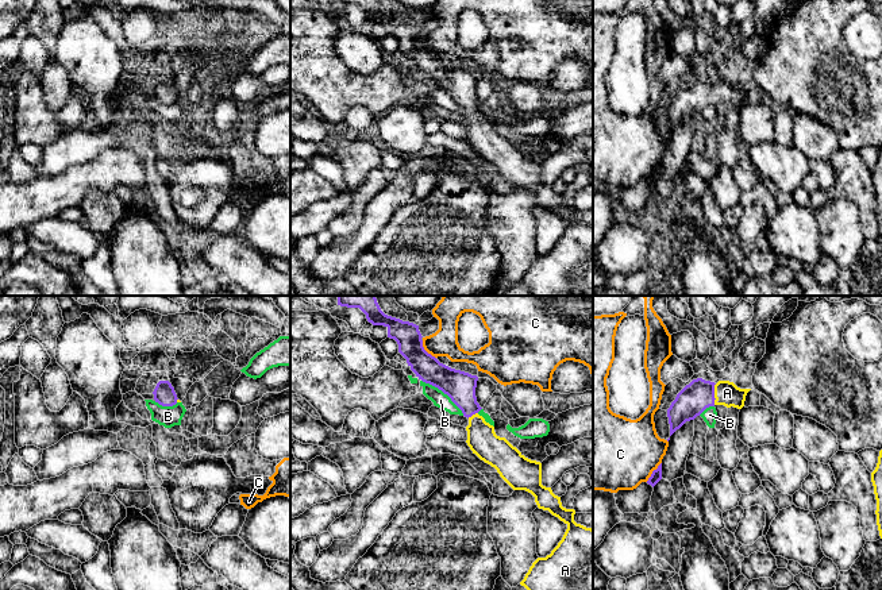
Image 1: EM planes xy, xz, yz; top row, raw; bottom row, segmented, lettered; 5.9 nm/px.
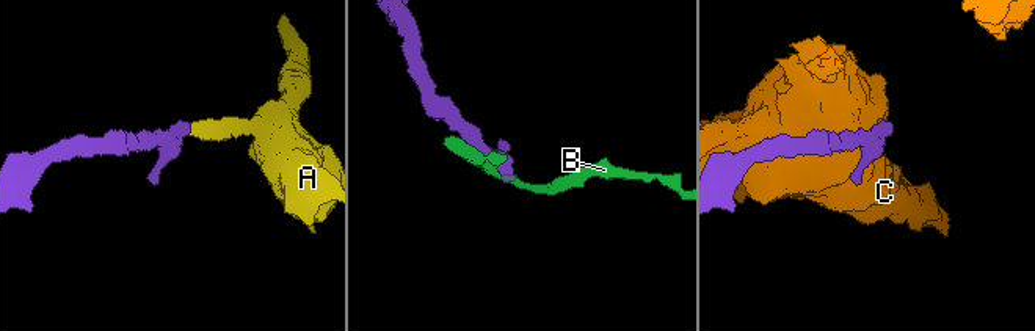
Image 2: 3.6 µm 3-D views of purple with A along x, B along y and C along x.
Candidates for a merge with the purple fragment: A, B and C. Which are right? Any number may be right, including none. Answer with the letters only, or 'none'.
A

